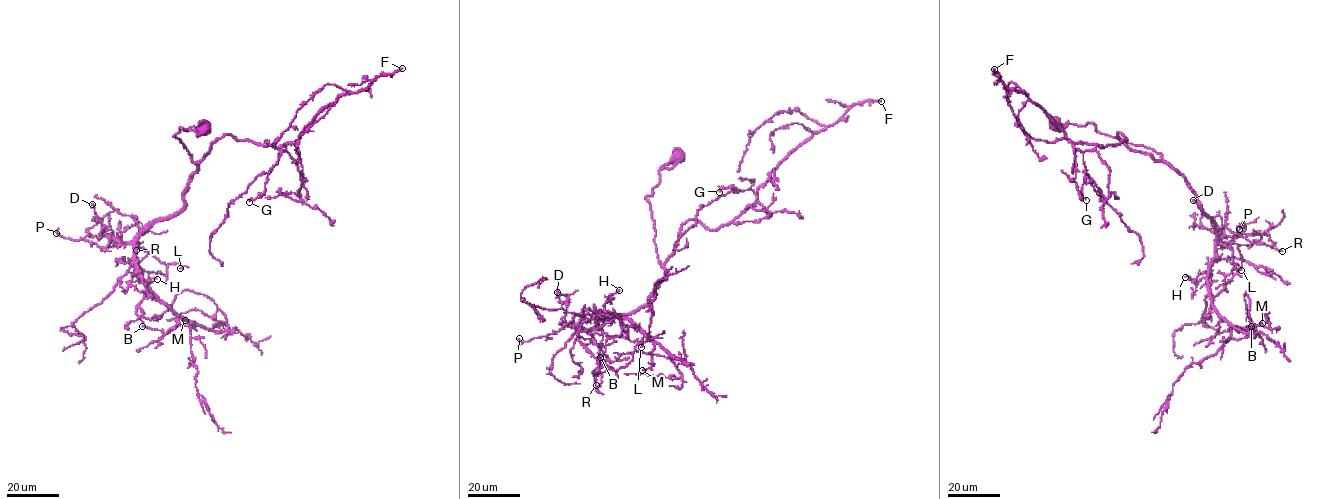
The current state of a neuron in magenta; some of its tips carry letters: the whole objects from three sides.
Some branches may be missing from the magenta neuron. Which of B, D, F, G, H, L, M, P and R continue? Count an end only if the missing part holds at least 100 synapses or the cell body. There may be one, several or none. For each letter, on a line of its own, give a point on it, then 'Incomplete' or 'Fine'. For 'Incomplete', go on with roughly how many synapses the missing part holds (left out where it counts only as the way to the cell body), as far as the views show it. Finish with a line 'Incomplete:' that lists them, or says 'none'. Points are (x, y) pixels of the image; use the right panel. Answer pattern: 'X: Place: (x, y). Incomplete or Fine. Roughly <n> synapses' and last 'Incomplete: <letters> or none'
B: Place: (1251, 326). Fine
D: Place: (1193, 200). Fine
F: Place: (994, 69). Incomplete. Roughly 300 synapses
G: Place: (1086, 200). Fine
H: Place: (1185, 277). Fine
L: Place: (1241, 270). Fine
M: Place: (1262, 323). Fine
P: Place: (1239, 229). Fine
R: Place: (1282, 251). Fine
Incomplete: F

